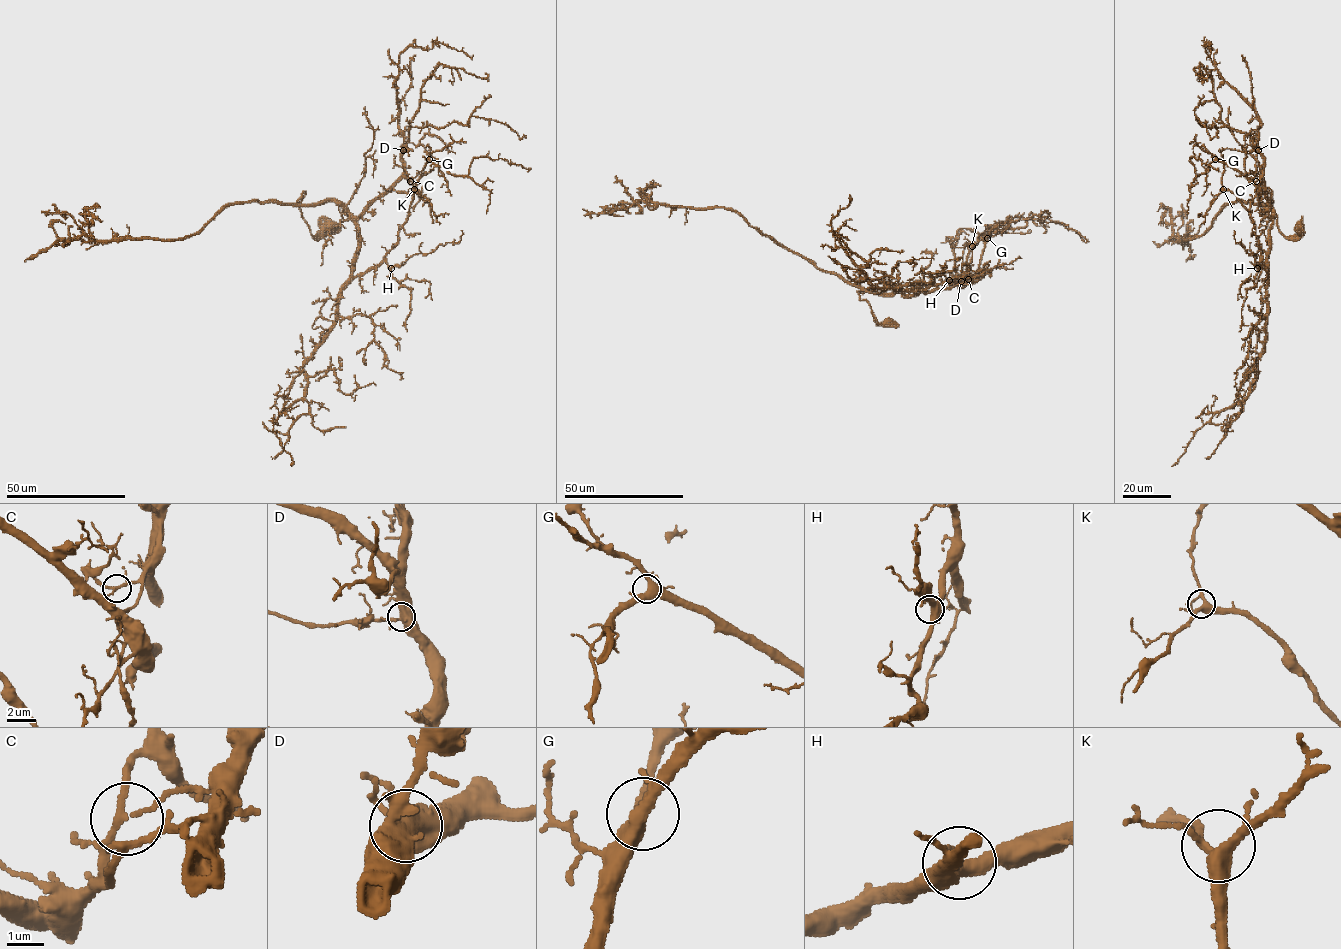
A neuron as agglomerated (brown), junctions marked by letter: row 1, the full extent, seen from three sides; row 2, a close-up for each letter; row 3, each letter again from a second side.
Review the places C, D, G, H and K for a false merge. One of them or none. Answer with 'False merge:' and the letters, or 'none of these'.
False merge: C

